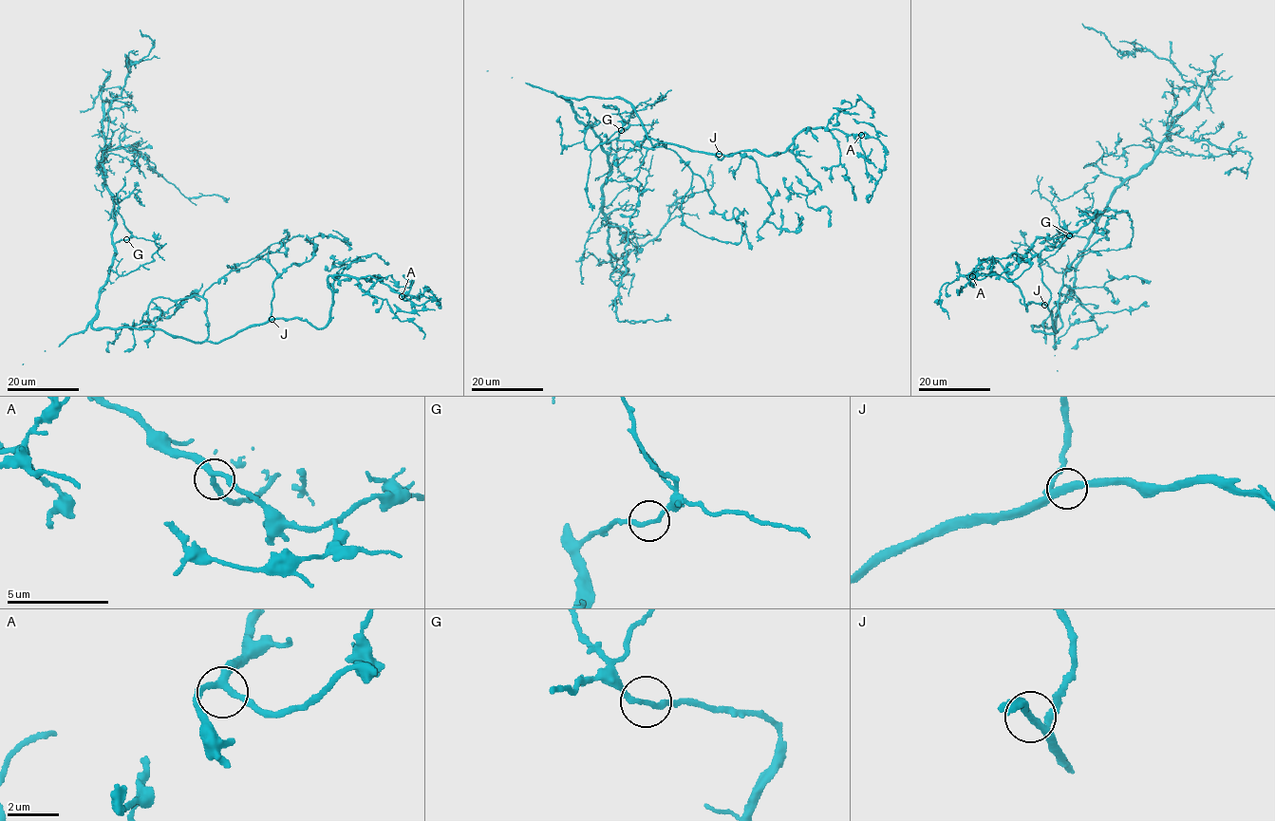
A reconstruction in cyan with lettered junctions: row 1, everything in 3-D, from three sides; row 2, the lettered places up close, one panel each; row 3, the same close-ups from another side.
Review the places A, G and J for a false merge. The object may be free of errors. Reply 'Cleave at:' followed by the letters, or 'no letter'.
Cleave at: no letter

